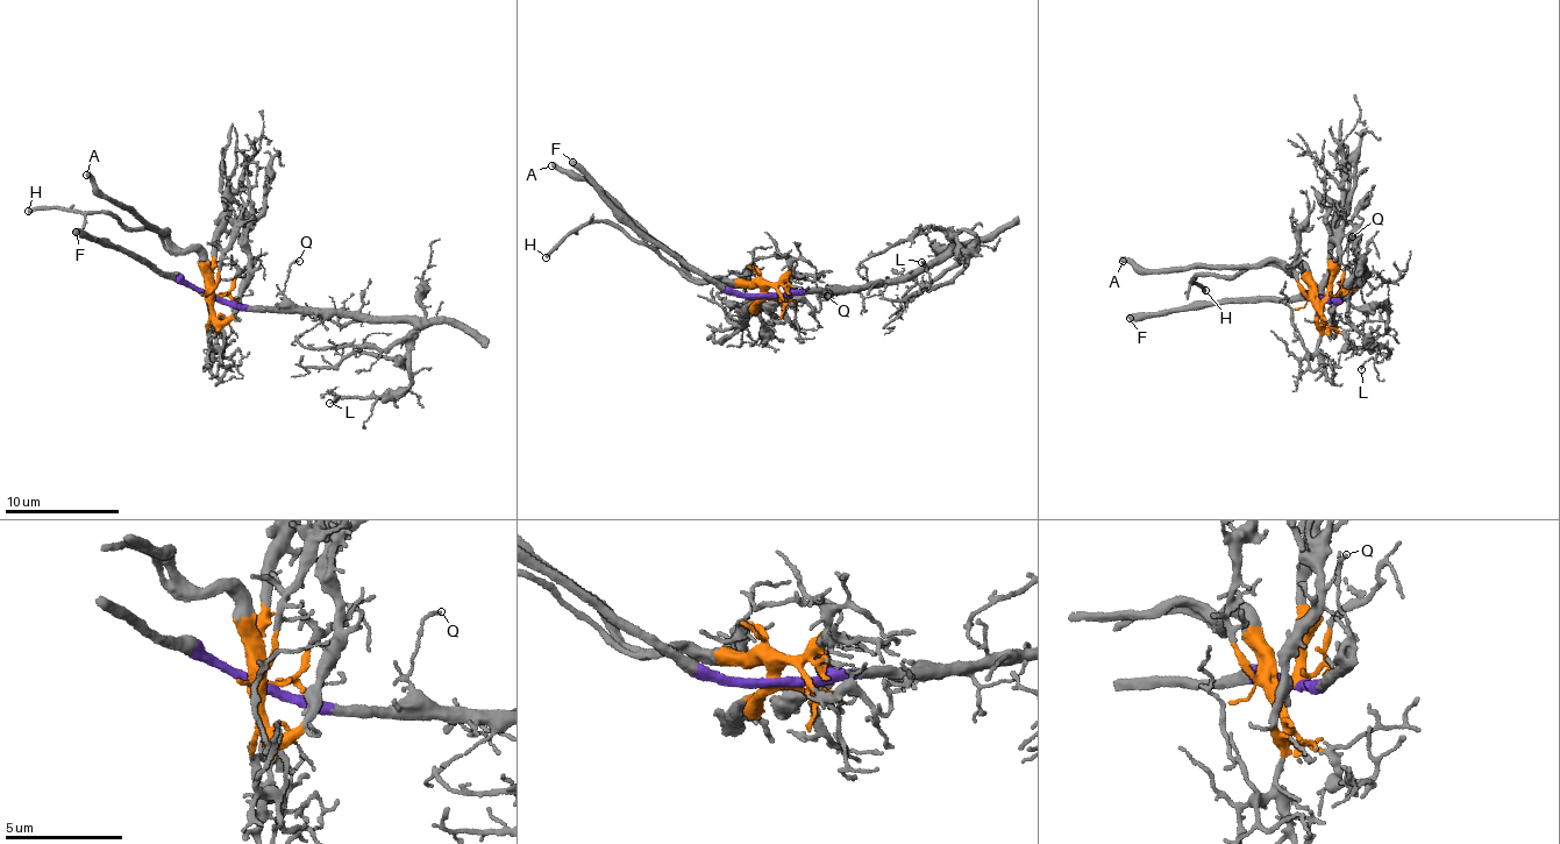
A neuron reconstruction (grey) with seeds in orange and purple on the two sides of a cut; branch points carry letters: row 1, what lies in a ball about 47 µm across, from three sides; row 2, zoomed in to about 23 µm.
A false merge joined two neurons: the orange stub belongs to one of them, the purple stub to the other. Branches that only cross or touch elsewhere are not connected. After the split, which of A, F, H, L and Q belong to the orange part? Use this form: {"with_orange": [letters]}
{"with_orange": ["A", "H"]}

